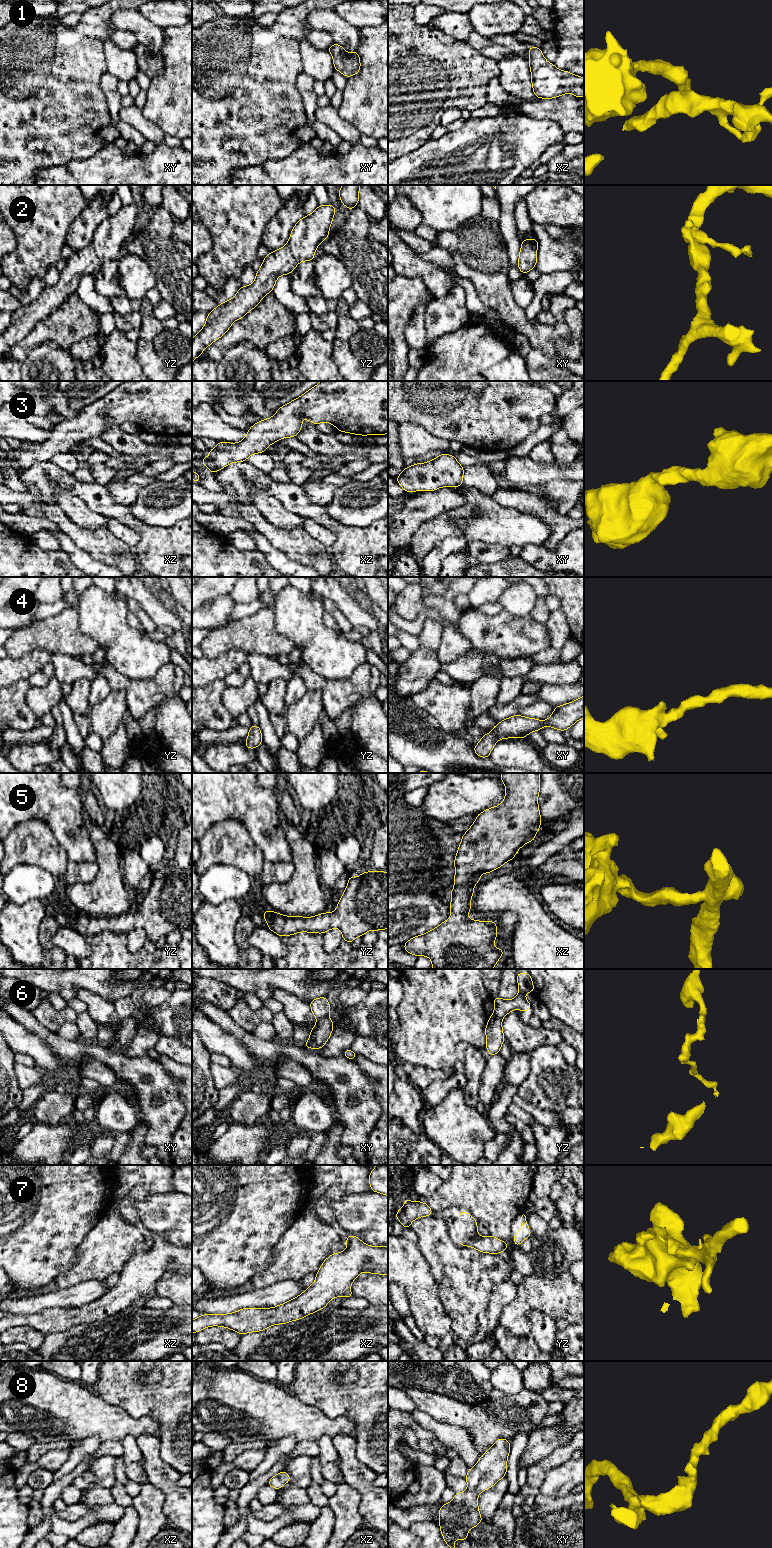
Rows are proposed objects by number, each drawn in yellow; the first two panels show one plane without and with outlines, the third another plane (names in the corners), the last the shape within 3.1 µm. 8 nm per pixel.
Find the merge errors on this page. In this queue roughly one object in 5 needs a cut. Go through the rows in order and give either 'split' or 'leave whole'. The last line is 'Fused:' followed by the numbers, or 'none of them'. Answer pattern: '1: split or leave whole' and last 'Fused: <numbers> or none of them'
1: leave whole
2: leave whole
3: leave whole
4: leave whole
5: leave whole
6: split
7: leave whole
8: leave whole
Fused: 6

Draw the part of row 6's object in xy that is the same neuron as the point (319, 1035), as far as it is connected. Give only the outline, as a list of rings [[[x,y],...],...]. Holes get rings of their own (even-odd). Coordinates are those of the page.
[[[328,1016],[318,1018],[314,1028],[309,1031],[309,1040],[303,1045],[303,1047],[321,1049],[332,1034],[333,1027],[334,1024]]]

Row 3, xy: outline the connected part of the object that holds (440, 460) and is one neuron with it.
[[[441,454],[432,461],[423,464],[416,463],[402,470],[396,477],[397,482],[405,492],[435,491],[440,487],[460,487],[463,481],[464,467],[453,455]]]

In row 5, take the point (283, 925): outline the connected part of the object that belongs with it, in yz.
[[[385,871],[363,872],[359,877],[349,876],[348,885],[341,896],[337,908],[332,913],[322,913],[314,917],[289,917],[267,910],[262,913],[268,929],[280,937],[299,932],[320,933],[339,928],[343,940],[352,943],[358,936],[370,930],[388,929],[388,873]]]

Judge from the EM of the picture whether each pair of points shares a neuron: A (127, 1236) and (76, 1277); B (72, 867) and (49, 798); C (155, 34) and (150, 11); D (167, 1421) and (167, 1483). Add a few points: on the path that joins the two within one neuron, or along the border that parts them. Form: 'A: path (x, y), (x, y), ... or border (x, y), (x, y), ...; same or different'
A: path (114, 1240), (89, 1265); same
B: border (68, 858), (76, 862), (94, 860); different
C: border (137, 10), (163, 29); different
D: border (159, 1442), (160, 1457), (181, 1474); different

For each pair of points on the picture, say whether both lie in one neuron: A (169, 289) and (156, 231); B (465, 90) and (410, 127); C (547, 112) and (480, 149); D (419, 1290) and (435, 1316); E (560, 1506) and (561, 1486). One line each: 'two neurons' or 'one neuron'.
A: one neuron
B: one neuron
C: two neurons
D: one neuron
E: two neurons

